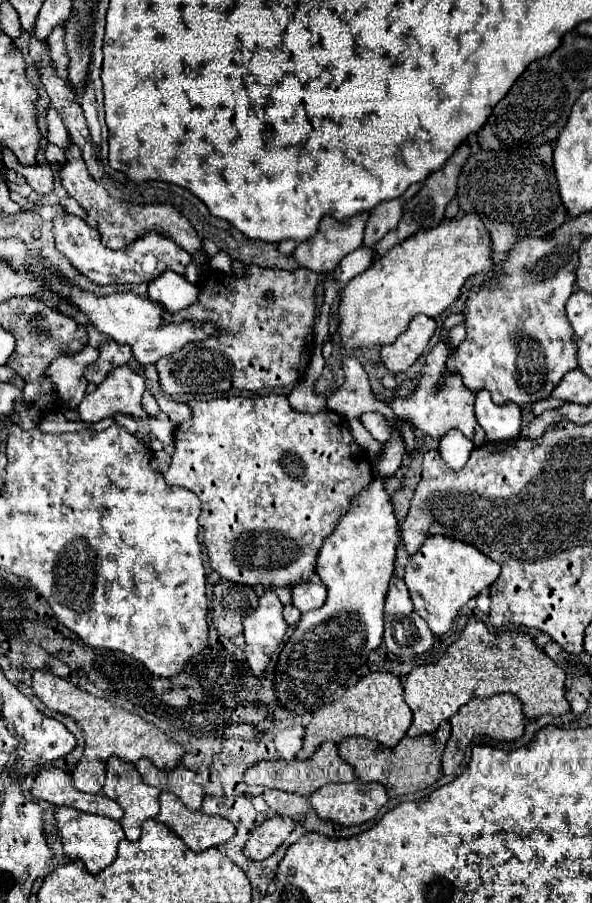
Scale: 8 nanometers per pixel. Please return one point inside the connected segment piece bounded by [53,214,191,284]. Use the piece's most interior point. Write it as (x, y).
(79, 243)

